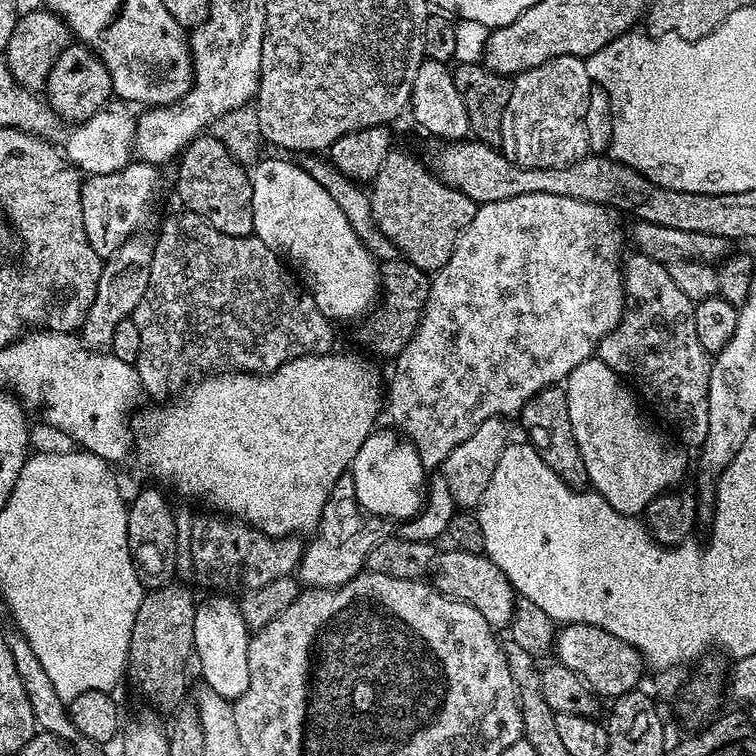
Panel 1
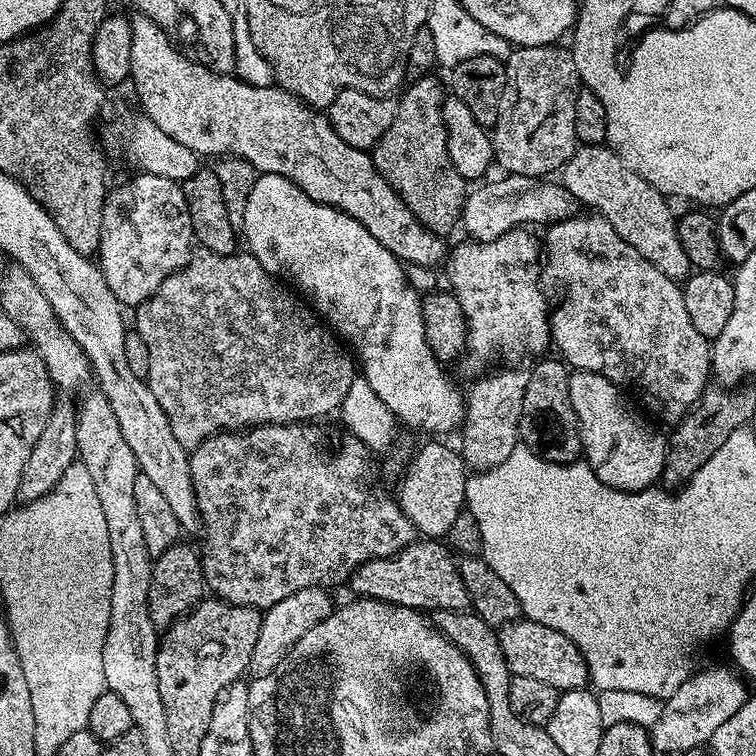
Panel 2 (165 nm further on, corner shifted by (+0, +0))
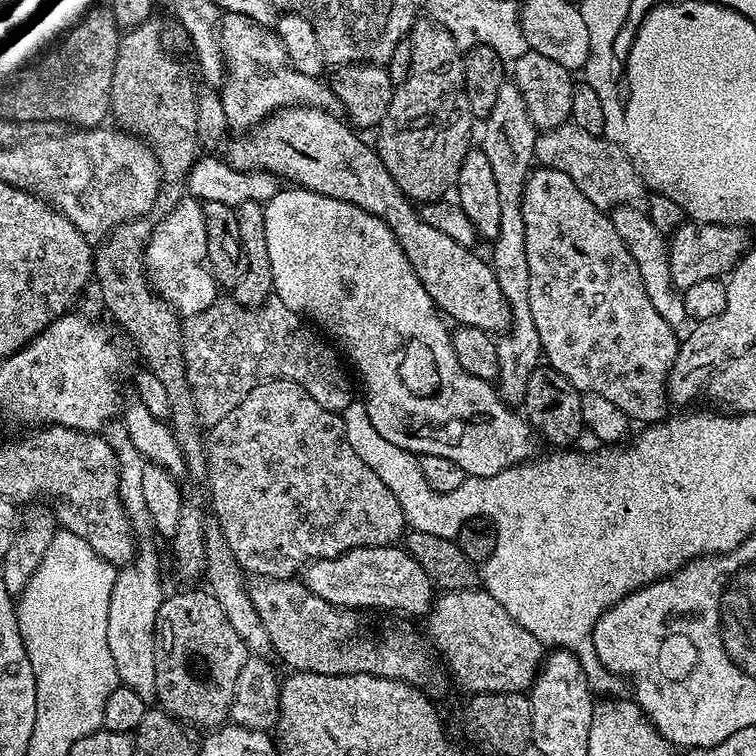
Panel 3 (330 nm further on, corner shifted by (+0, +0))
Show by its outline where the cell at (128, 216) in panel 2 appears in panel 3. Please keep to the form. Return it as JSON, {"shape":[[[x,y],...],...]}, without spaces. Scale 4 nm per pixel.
{"shape":[[[185,198],[173,212],[163,217],[161,224],[153,227],[151,236],[148,237],[144,246],[144,263],[147,268],[148,278],[152,289],[164,299],[172,308],[176,309],[181,317],[187,318],[204,312],[218,299],[218,285],[212,276],[208,265],[206,252],[206,218],[201,201],[195,198]]]}

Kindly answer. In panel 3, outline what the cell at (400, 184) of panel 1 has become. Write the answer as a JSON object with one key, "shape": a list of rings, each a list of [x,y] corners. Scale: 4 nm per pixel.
{"shape":[[[417,18],[406,39],[410,42],[410,74],[406,82],[395,85],[390,98],[390,110],[382,118],[375,133],[374,147],[382,166],[390,170],[390,178],[413,202],[427,202],[447,197],[453,191],[458,170],[462,170],[462,158],[473,147],[472,123],[474,117],[466,98],[464,85],[464,52],[454,42],[450,30],[431,18]]]}

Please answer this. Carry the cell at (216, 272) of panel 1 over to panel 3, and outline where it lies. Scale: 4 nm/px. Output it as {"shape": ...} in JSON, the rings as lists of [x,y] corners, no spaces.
{"shape":[[[220,298],[206,311],[187,317],[183,321],[182,331],[186,378],[196,399],[201,425],[211,426],[222,422],[222,418],[226,418],[226,414],[230,414],[230,410],[234,410],[234,406],[238,406],[242,398],[250,394],[250,390],[267,380],[293,380],[306,390],[306,394],[310,394],[310,398],[314,398],[314,402],[318,402],[318,406],[331,412],[343,413],[344,407],[353,403],[352,384],[348,381],[349,369],[342,363],[337,349],[327,339],[317,335],[299,312],[290,311],[278,299],[269,299],[258,308],[244,308],[235,299]]]}

